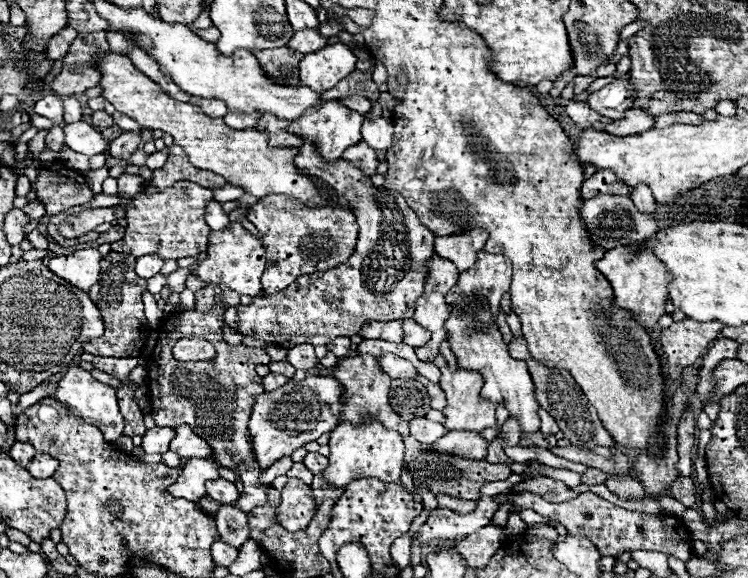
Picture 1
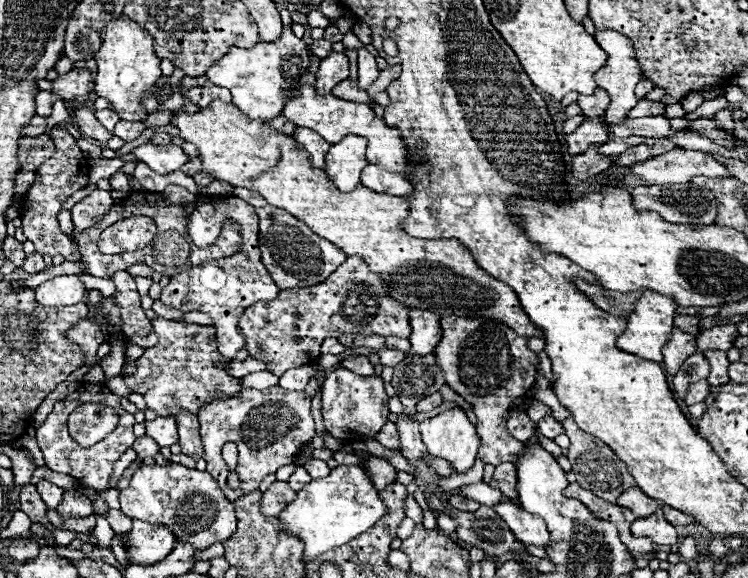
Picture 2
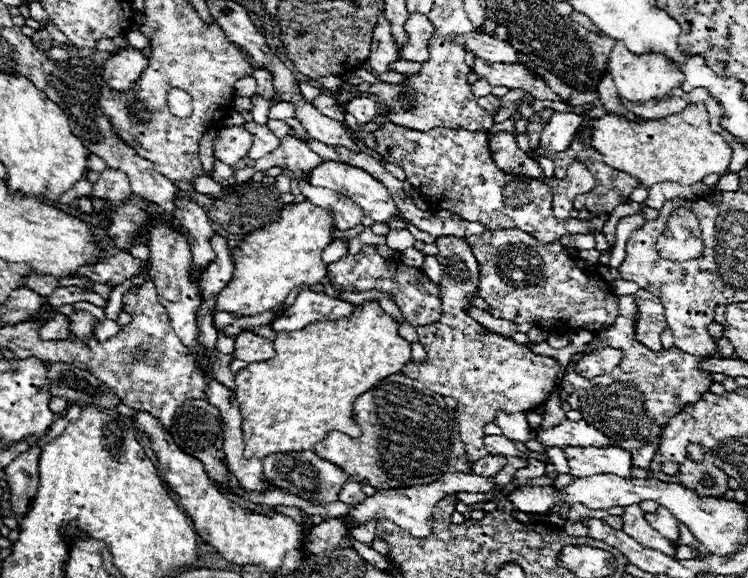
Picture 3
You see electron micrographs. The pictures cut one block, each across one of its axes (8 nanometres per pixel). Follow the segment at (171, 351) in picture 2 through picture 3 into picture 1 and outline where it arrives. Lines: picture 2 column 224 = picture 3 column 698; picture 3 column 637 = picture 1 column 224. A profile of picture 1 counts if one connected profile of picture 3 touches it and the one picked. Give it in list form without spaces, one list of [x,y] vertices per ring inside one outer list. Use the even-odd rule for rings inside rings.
[[[214,306],[210,312],[192,308],[180,314],[170,314],[166,318],[158,344],[146,364],[148,386],[152,394],[152,418],[156,420],[156,426],[178,428],[182,424],[190,424],[192,430],[210,444],[212,456],[218,460],[218,464],[238,474],[236,486],[240,490],[240,498],[234,502],[234,506],[250,512],[256,506],[266,504],[266,488],[270,488],[260,484],[262,468],[254,458],[252,436],[248,434],[248,420],[254,402],[260,394],[264,394],[264,388],[260,386],[262,378],[256,374],[256,366],[268,364],[270,358],[260,348],[250,348],[244,344],[228,346],[222,340],[224,312],[226,308],[222,306]],[[186,332],[208,336],[208,340],[216,346],[216,358],[208,362],[176,362],[170,348],[174,346],[174,340],[186,336]]]

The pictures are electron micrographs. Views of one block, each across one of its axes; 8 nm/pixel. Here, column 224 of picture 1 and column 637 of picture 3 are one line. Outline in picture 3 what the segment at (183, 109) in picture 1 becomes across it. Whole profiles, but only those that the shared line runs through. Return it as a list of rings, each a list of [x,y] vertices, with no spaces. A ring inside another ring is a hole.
[[[702,102],[688,104],[680,114],[672,114],[660,120],[650,120],[644,124],[628,122],[620,116],[606,114],[600,120],[592,120],[592,146],[604,156],[604,162],[610,168],[638,178],[644,188],[650,188],[660,182],[678,182],[682,186],[702,182],[702,178],[708,174],[724,174],[732,158],[732,148],[728,146],[728,142],[718,132],[712,132],[708,122],[708,110]]]

